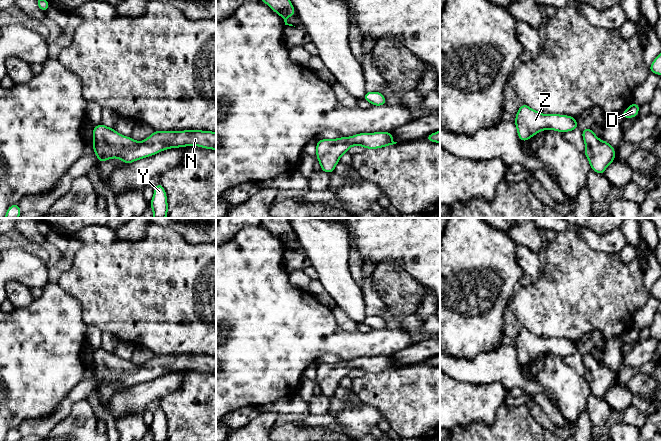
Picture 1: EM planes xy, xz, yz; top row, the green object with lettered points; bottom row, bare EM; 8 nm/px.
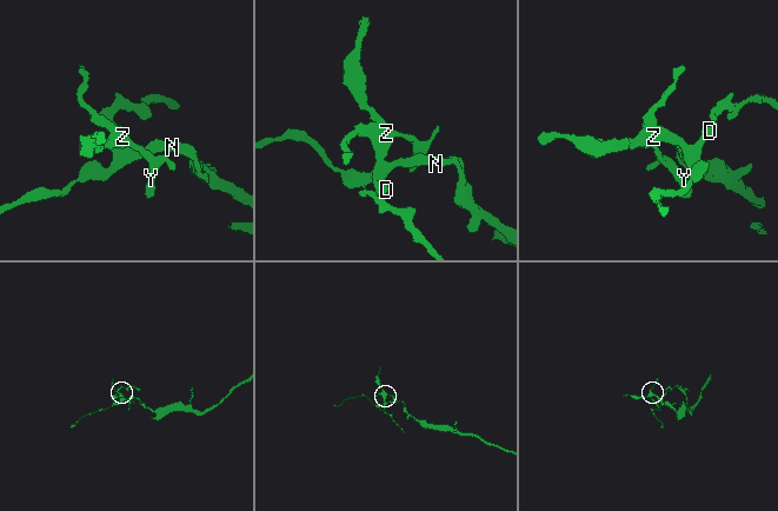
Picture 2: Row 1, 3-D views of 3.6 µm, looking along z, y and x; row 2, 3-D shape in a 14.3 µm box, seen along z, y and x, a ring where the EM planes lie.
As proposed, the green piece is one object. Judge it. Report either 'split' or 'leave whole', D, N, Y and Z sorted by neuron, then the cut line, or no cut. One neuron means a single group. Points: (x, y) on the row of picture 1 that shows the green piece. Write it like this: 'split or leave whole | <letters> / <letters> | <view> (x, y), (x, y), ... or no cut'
leave whole | D N Y Z | no cut

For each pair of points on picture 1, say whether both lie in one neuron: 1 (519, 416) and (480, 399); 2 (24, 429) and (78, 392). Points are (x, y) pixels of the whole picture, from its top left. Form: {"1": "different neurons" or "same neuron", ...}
{"1": "different neurons", "2": "same neuron"}

